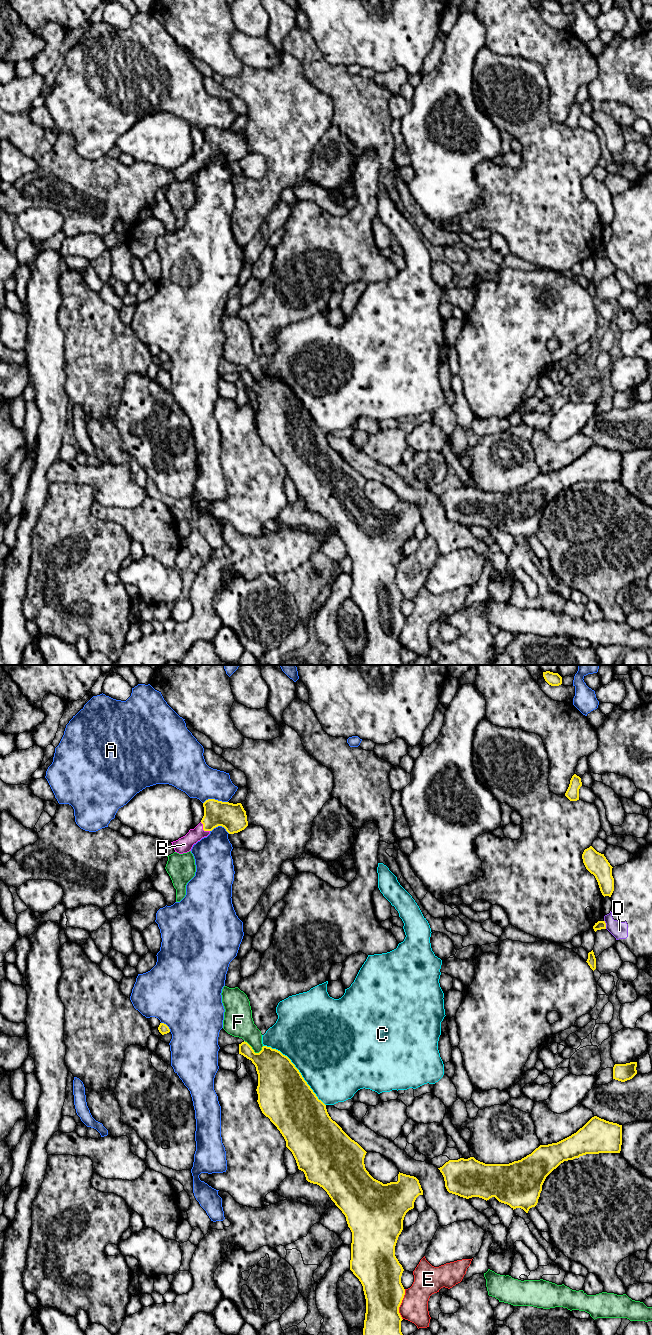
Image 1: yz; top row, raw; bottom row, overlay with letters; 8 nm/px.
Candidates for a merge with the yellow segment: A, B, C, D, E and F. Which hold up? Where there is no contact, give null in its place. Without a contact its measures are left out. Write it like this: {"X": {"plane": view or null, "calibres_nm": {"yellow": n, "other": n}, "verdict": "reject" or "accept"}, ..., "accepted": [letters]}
{"A": {"plane": "yz", "calibres_nm": {"yellow": 220, "other": 280}, "verdict": "reject"}, "B": {"plane": "yz", "calibres_nm": {"yellow": 220, "other": 130}, "verdict": "accept"}, "C": {"plane": "yz", "calibres_nm": {"yellow": 420, "other": 500}, "verdict": "reject"}, "D": {"plane": "yz", "calibres_nm": {"yellow": 70, "other": 140}, "verdict": "reject"}, "E": {"plane": "yz", "calibres_nm": {"yellow": 320, "other": 220}, "verdict": "reject"}, "F": {"plane": "yz", "calibres_nm": {"yellow": 300, "other": 220}, "verdict": "reject"}, "accepted": ["B"]}

